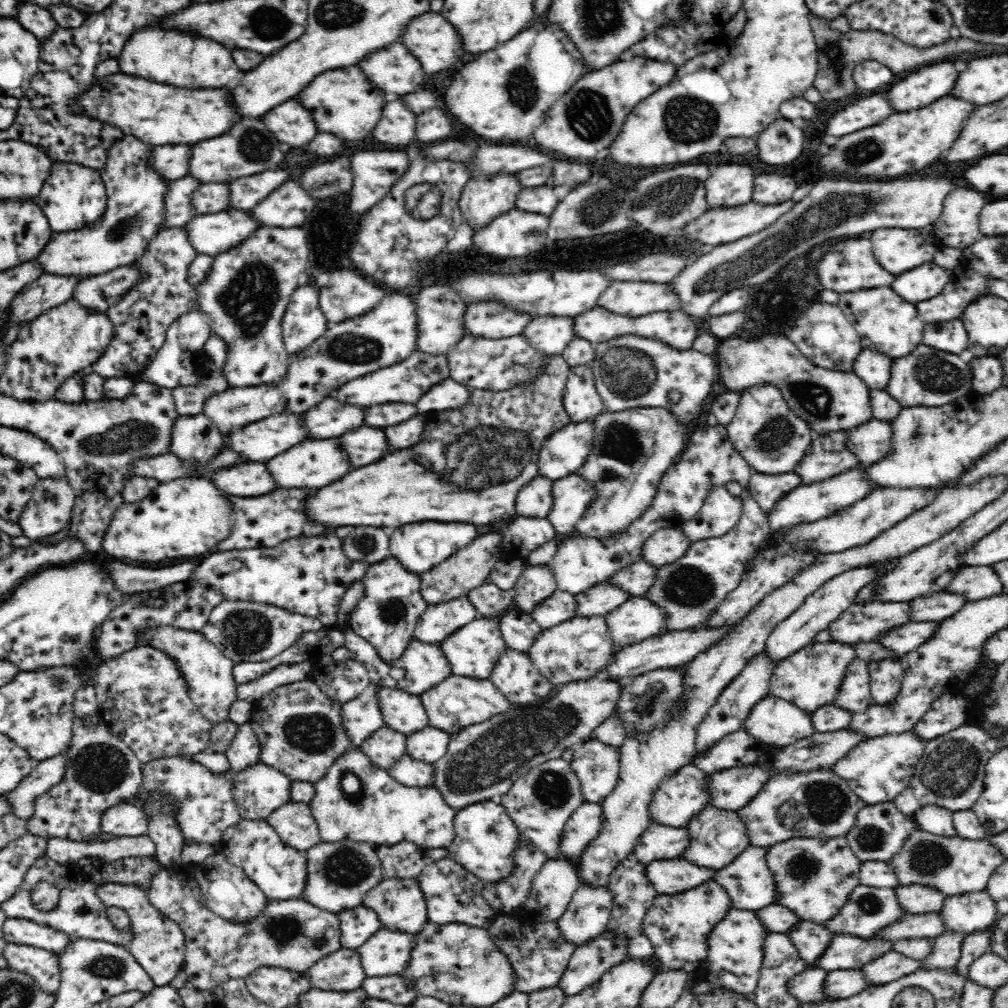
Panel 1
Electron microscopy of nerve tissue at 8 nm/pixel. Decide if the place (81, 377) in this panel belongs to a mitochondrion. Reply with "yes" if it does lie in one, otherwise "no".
no

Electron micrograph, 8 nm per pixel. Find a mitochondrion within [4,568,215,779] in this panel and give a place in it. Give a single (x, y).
(56, 683)

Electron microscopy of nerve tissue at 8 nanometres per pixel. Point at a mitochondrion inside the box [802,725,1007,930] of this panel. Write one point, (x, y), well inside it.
(950, 770)

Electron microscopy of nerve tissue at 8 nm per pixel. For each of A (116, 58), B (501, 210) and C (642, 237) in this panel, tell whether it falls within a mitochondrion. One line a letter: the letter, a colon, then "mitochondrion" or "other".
A: other
B: other
C: mitochondrion

